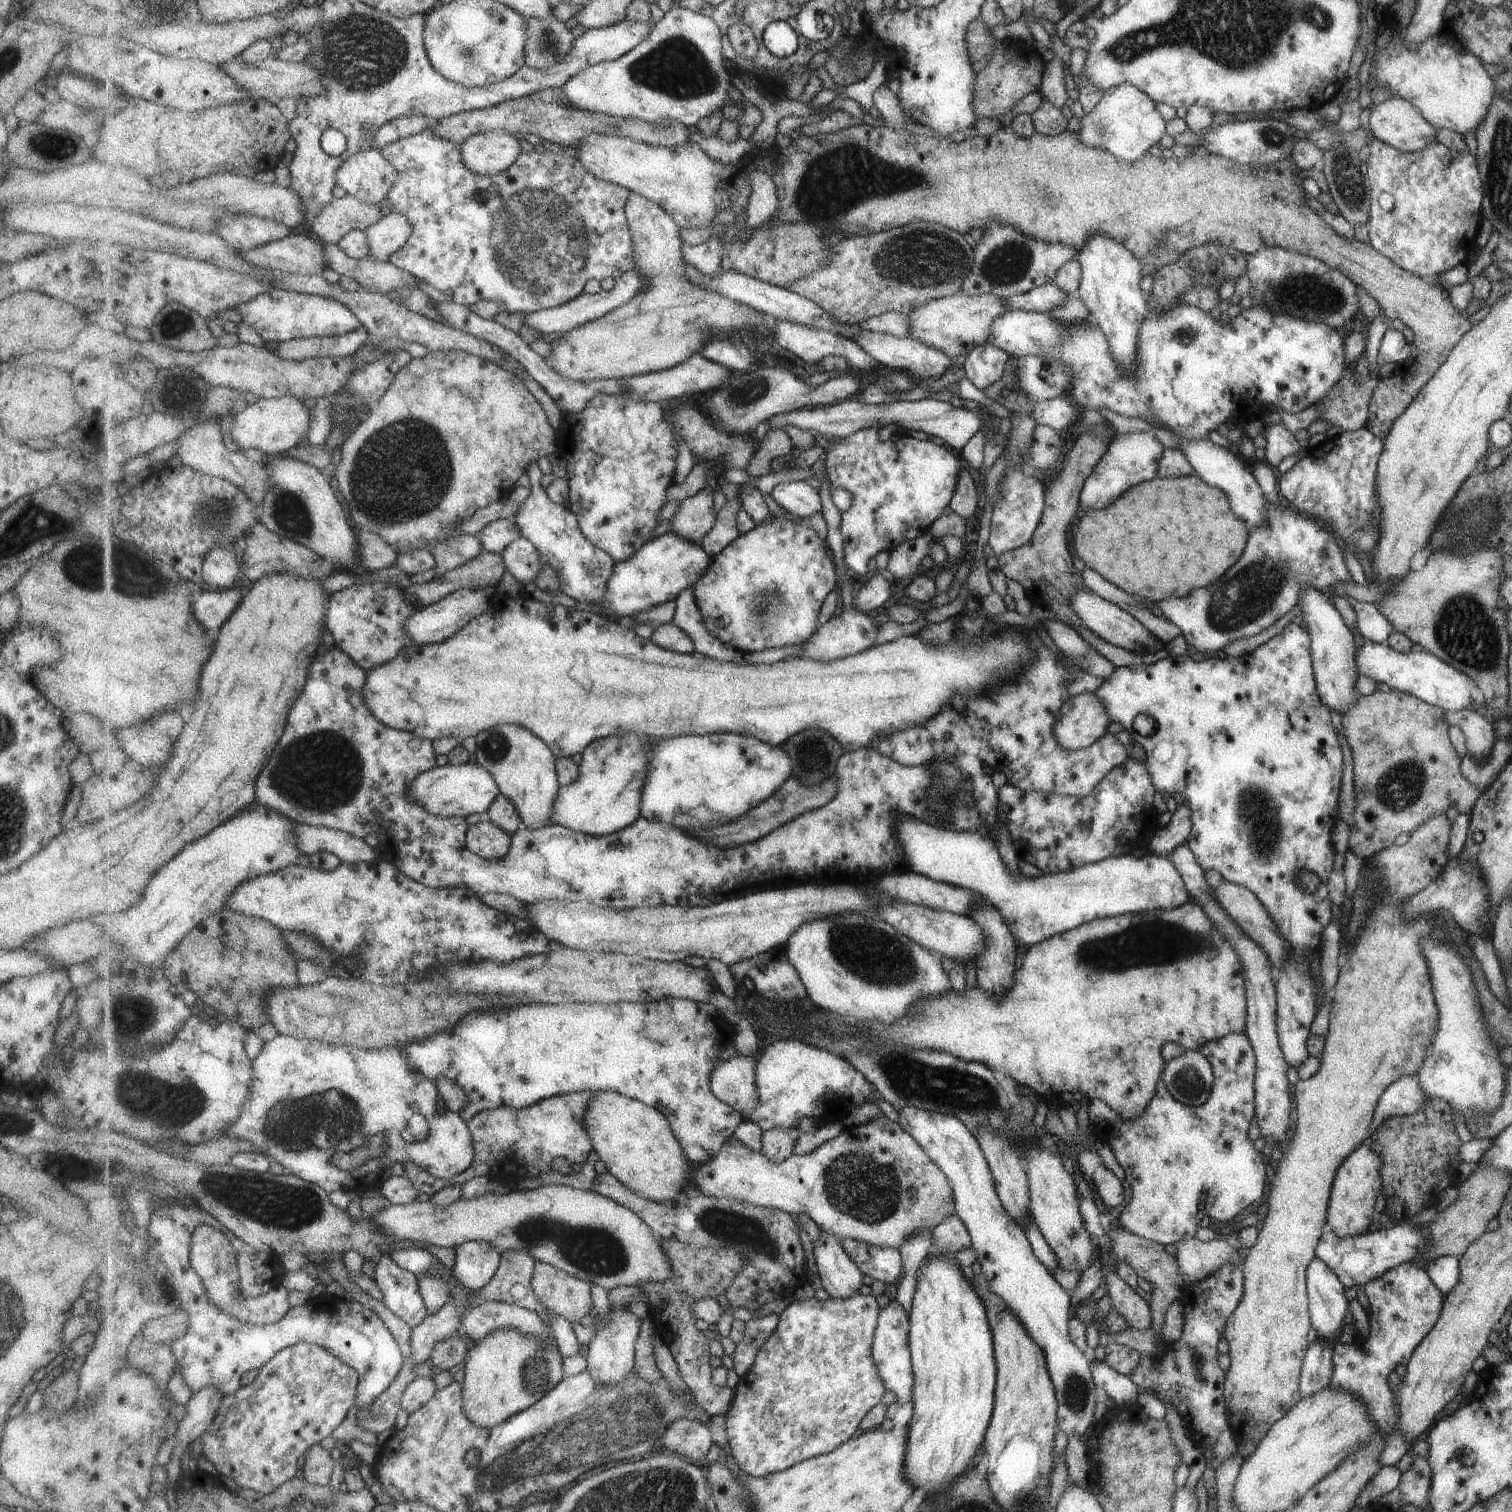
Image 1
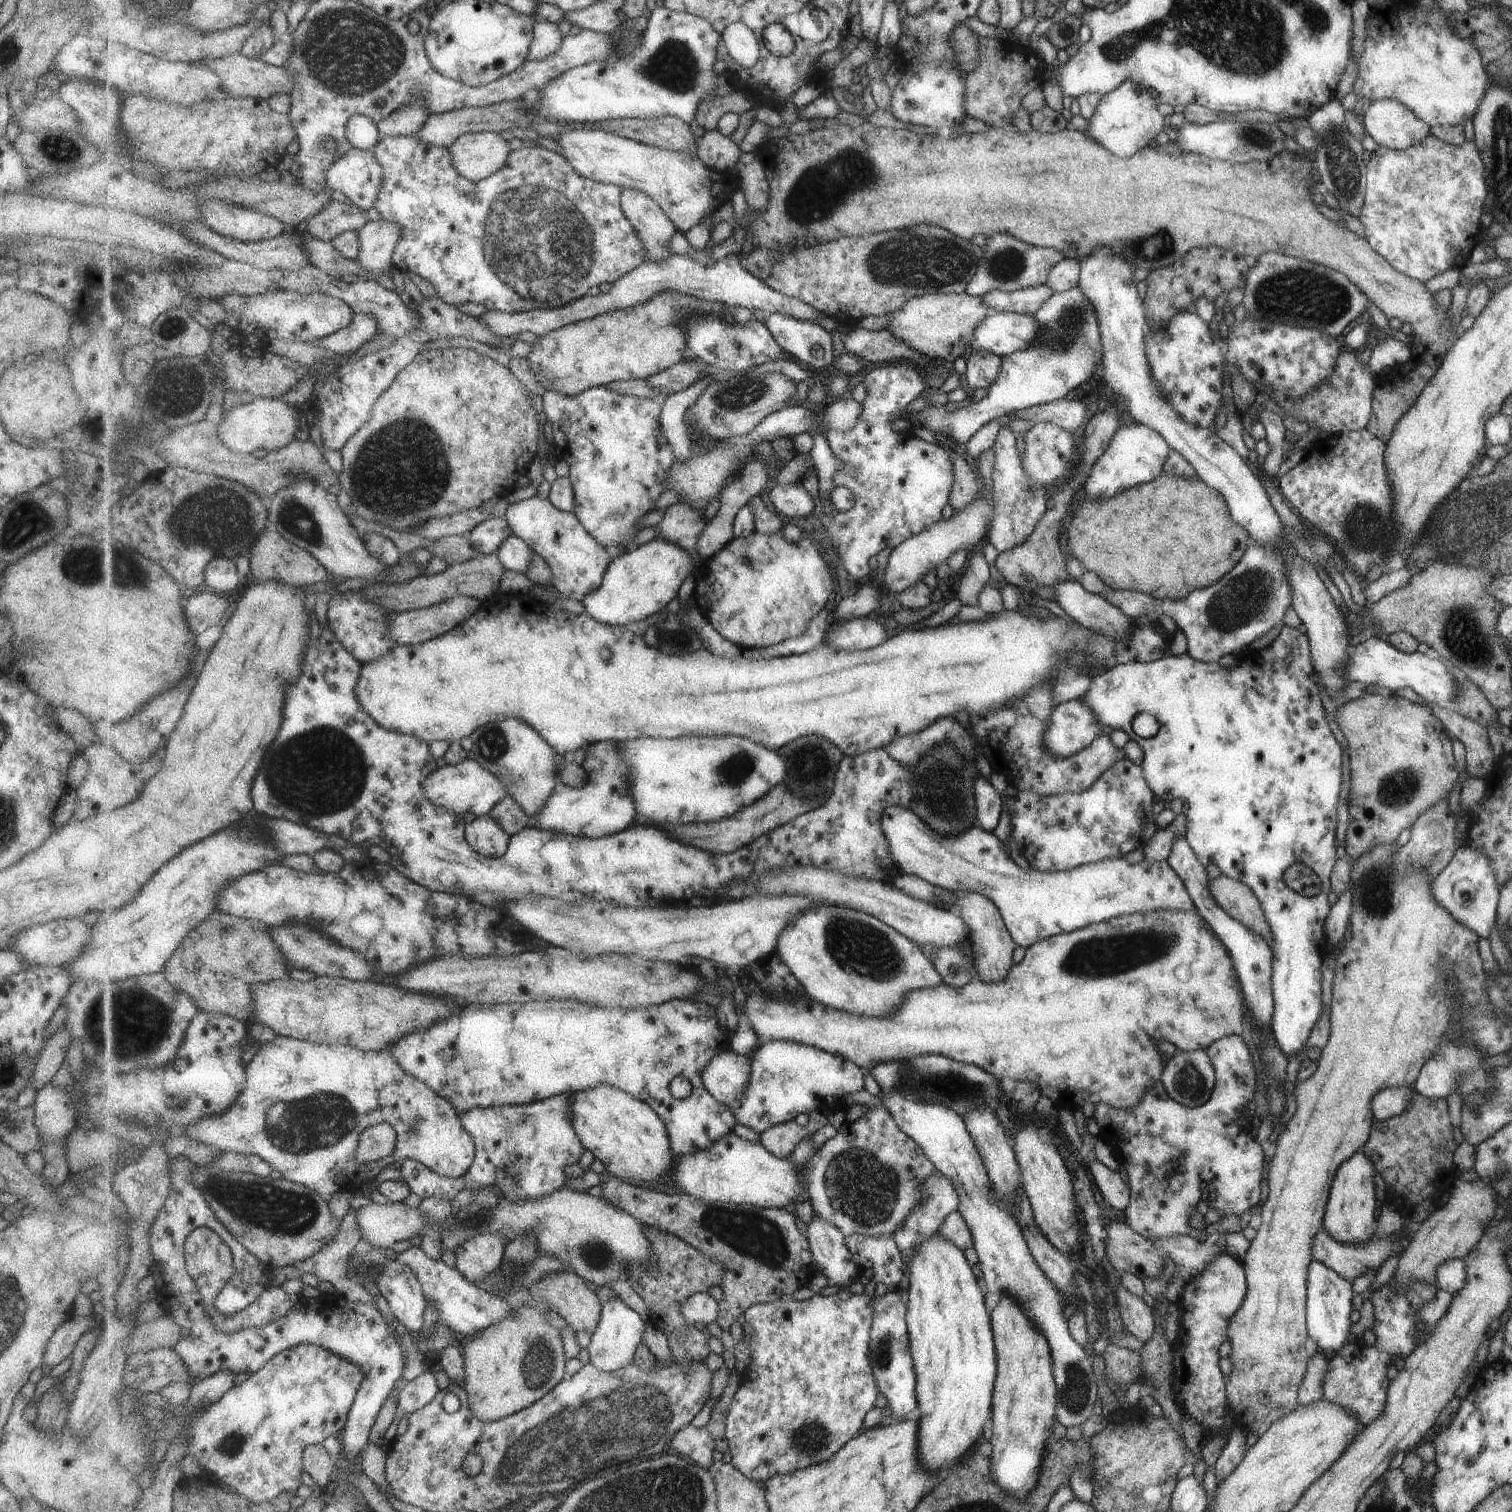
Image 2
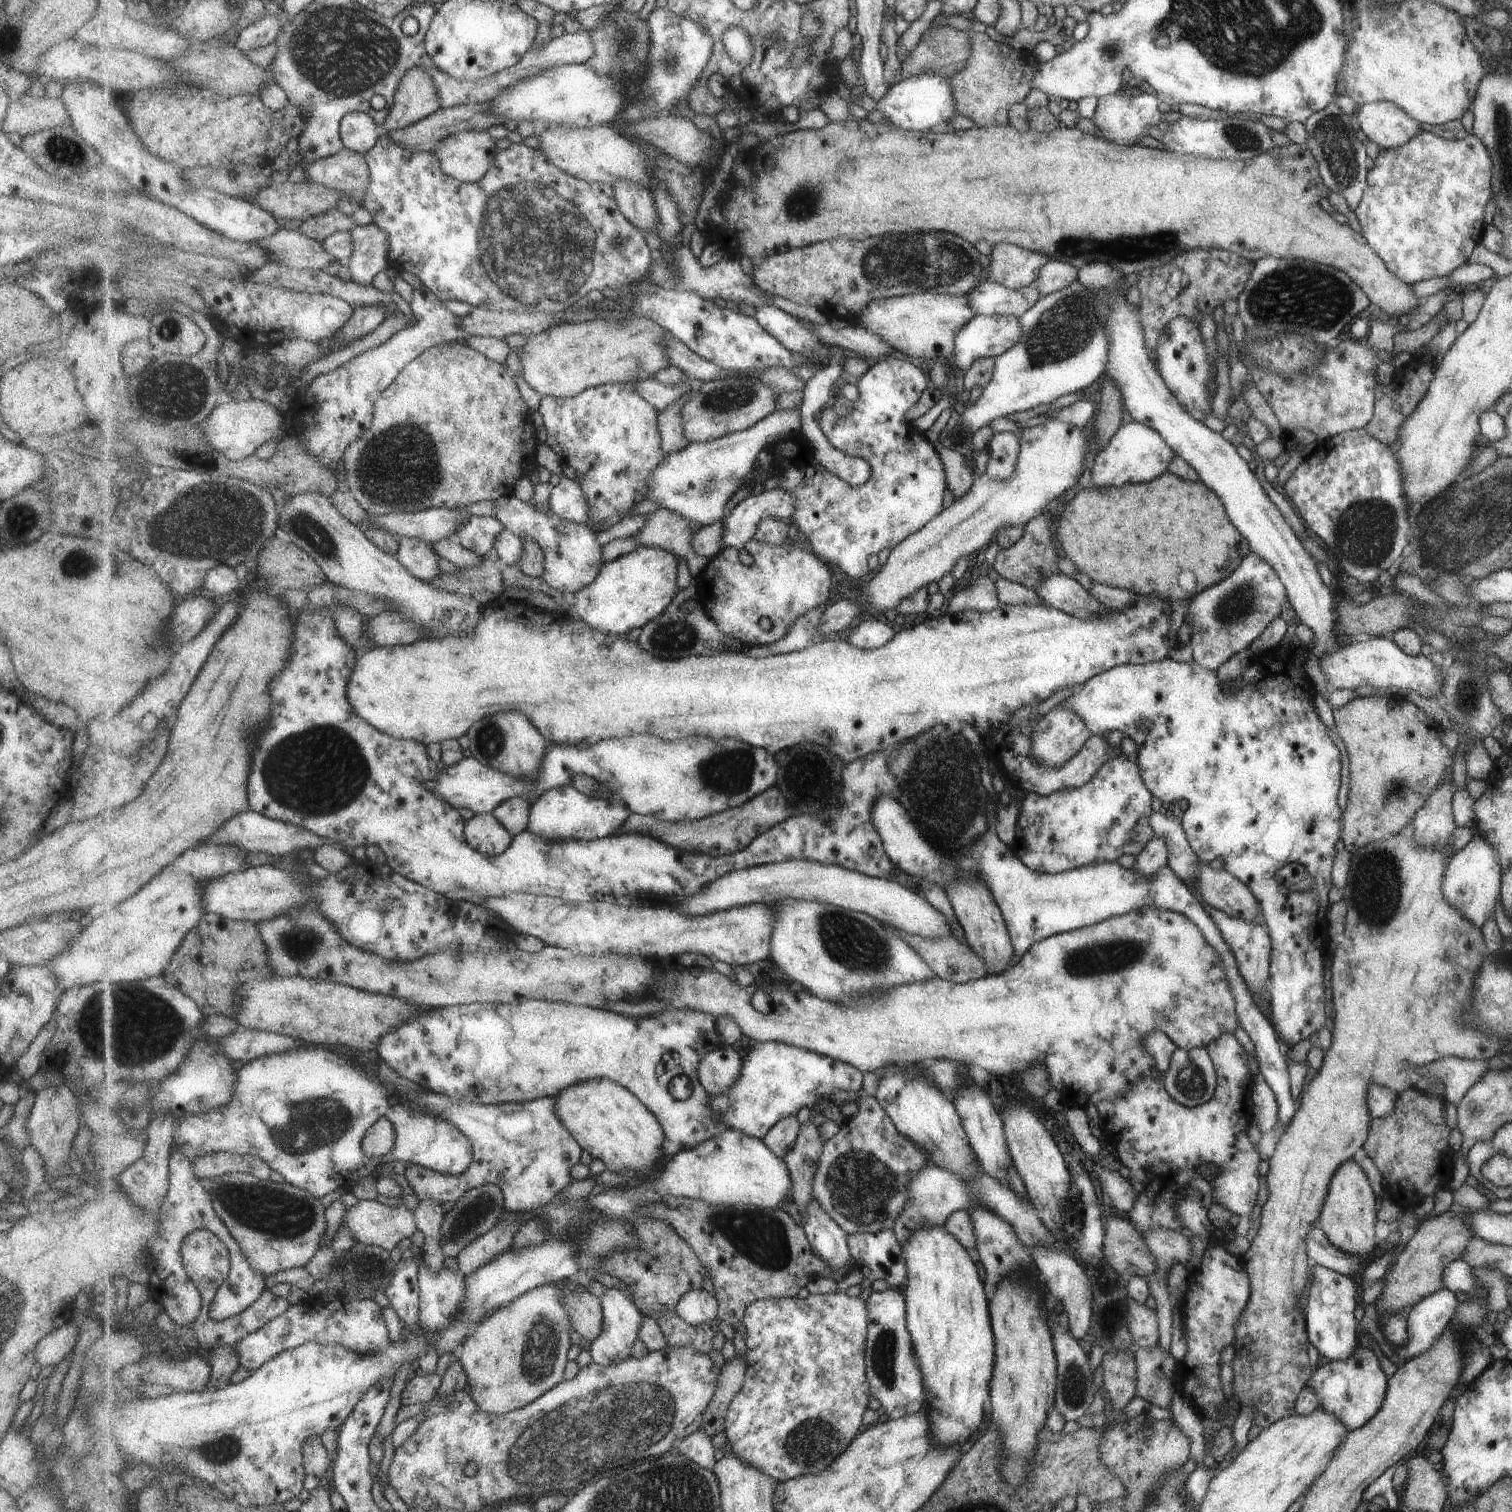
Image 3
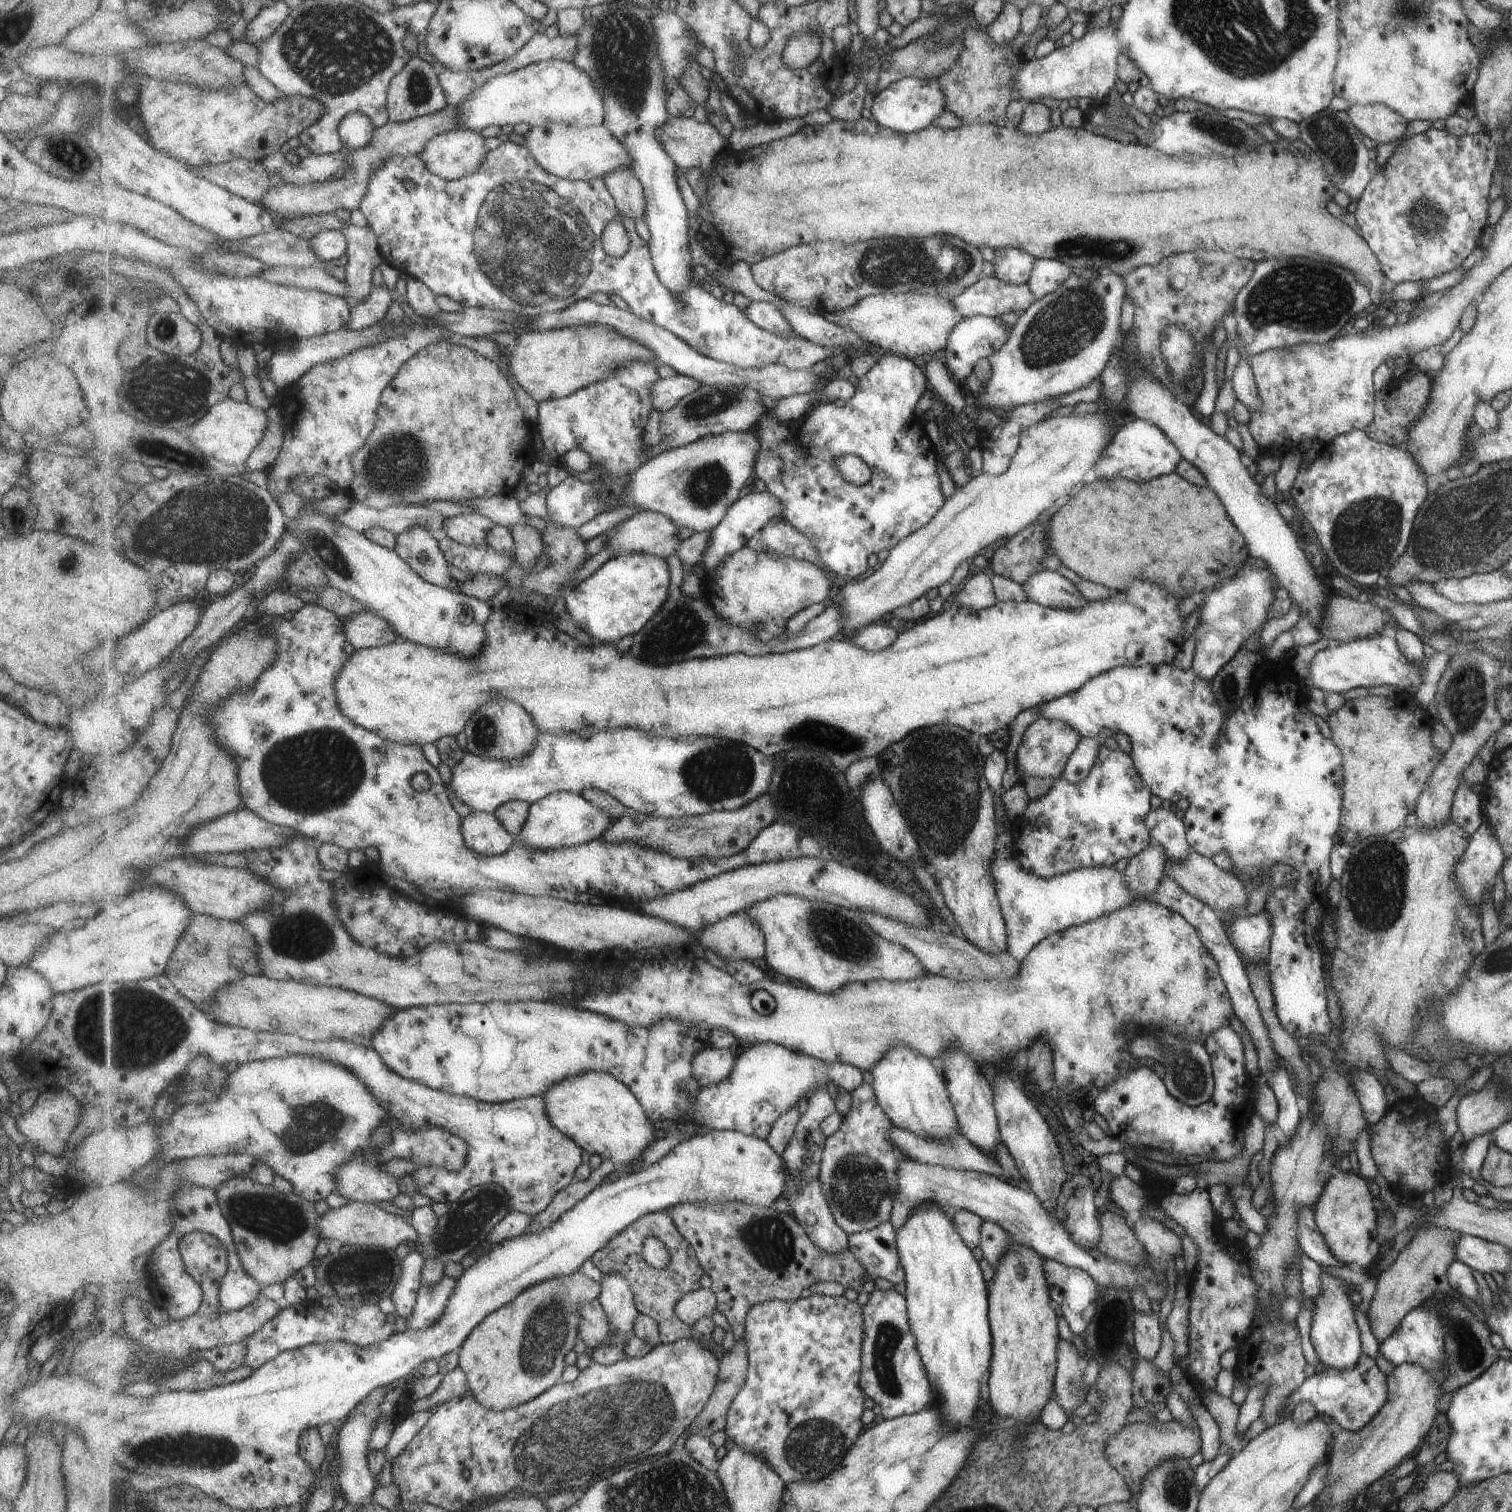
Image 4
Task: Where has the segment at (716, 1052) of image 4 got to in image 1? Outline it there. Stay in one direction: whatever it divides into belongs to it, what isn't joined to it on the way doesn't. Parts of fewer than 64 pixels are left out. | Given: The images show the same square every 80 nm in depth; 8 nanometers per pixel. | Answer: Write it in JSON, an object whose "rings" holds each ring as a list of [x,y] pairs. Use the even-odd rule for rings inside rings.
{"rings":[[[741,1055],[720,1061],[710,1078],[715,1096],[742,1112],[743,1117],[758,1107],[757,1067],[757,1059]]]}

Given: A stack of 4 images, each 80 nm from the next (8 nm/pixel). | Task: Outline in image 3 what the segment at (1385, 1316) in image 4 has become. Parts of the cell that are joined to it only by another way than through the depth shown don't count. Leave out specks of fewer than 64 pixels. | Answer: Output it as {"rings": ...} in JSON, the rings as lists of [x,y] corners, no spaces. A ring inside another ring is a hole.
{"rings":[[[1465,1183],[1450,1191],[1452,1202],[1449,1209],[1421,1221],[1395,1264],[1386,1269],[1385,1285],[1374,1303],[1379,1325],[1387,1321],[1386,1316],[1389,1313],[1397,1312],[1405,1306],[1411,1308],[1423,1297],[1443,1287],[1441,1278],[1443,1267],[1451,1261],[1461,1259],[1465,1247],[1475,1237],[1472,1230],[1464,1223],[1464,1217],[1475,1211],[1489,1210],[1487,1208],[1489,1201],[1479,1190]]]}

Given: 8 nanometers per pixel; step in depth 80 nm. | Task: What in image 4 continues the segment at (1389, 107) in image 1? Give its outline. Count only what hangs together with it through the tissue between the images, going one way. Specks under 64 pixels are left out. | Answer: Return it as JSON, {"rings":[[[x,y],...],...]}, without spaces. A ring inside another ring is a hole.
{"rings":[[[1381,103],[1352,104],[1345,112],[1360,134],[1367,136],[1375,144],[1395,143],[1396,140],[1400,140],[1407,128],[1408,120]]]}

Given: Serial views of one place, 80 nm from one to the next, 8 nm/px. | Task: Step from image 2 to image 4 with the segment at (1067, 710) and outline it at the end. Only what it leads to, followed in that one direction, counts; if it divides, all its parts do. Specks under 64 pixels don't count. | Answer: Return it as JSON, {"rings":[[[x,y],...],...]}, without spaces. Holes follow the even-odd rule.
{"rings":[[[1037,717],[1021,736],[1016,749],[1016,771],[1018,782],[1025,782],[1029,778],[1051,779],[1062,774],[1062,768],[1066,766],[1074,750],[1081,742],[1081,736],[1073,727],[1061,721],[1047,720]]]}

